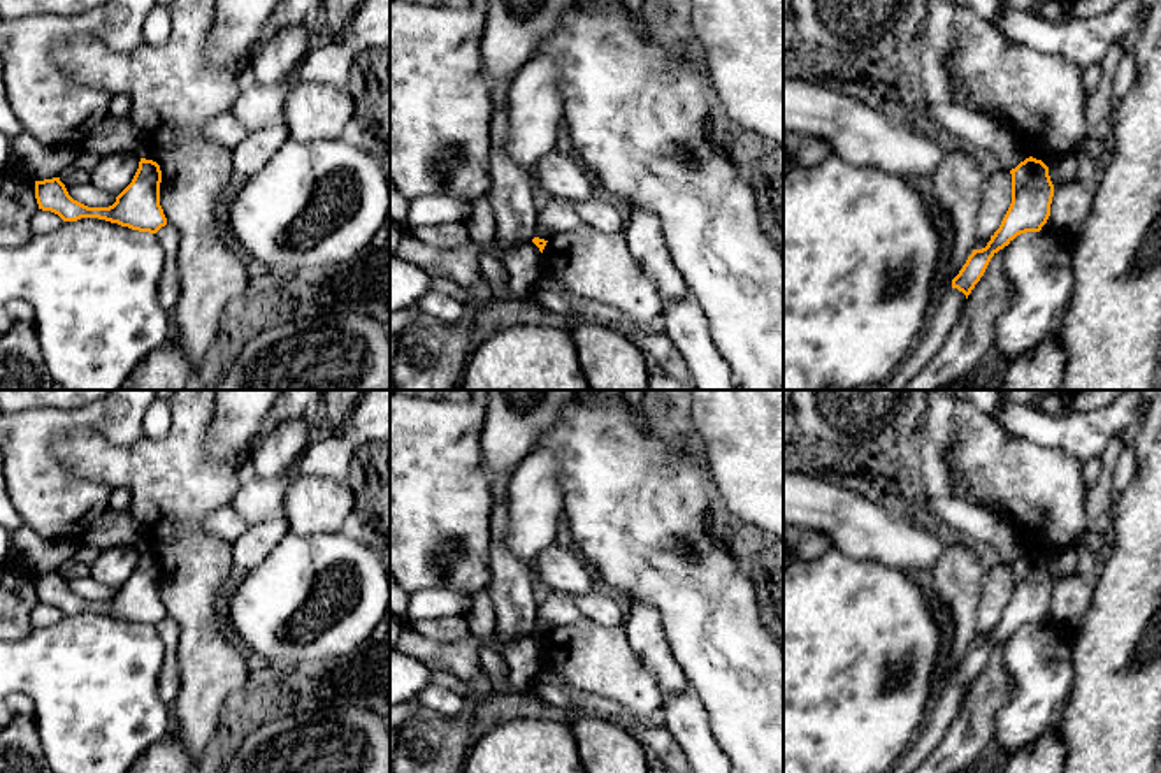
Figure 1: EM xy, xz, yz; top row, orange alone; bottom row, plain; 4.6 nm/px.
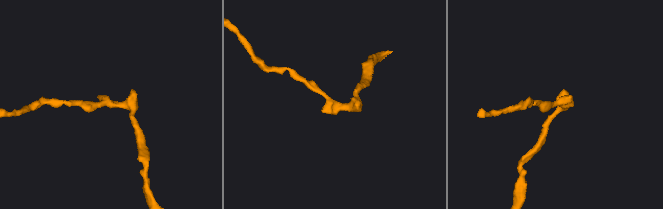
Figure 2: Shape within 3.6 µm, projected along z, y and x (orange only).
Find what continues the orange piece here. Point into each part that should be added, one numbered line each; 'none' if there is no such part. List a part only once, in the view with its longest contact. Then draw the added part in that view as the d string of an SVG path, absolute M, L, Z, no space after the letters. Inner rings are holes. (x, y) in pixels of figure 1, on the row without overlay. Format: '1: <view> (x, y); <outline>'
none

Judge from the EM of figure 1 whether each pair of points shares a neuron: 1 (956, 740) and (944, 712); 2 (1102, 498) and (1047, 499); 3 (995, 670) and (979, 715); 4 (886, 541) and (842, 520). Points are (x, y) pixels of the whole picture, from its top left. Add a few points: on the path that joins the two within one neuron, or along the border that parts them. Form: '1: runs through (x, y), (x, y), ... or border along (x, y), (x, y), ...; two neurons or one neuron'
1: border along (966, 693), (942, 740), (928, 754); two neurons
2: border along (1088, 492), (1086, 527); two neurons
3: runs through (995, 680), (980, 705); one neuron
4: runs through (875, 534), (852, 522); one neuron

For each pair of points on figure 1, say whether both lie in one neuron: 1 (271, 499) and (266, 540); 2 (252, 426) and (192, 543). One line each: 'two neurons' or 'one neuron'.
1: two neurons
2: two neurons

